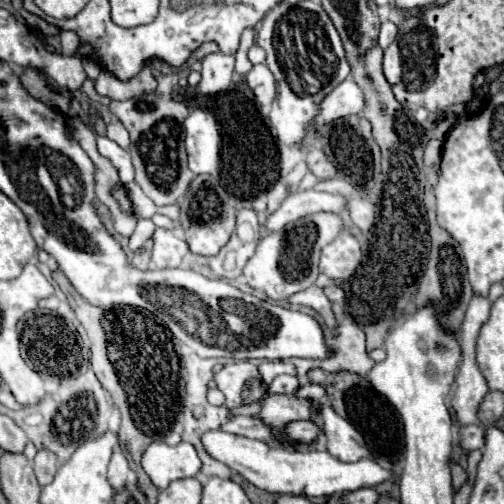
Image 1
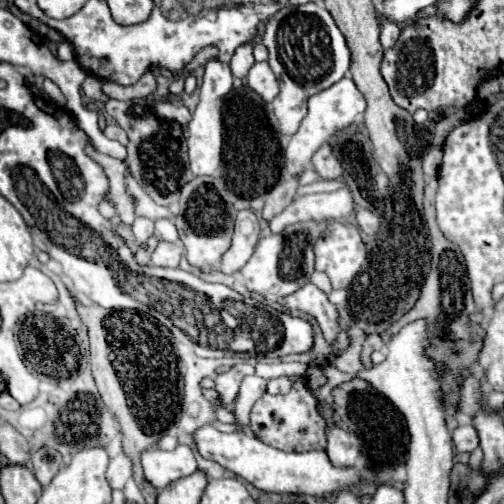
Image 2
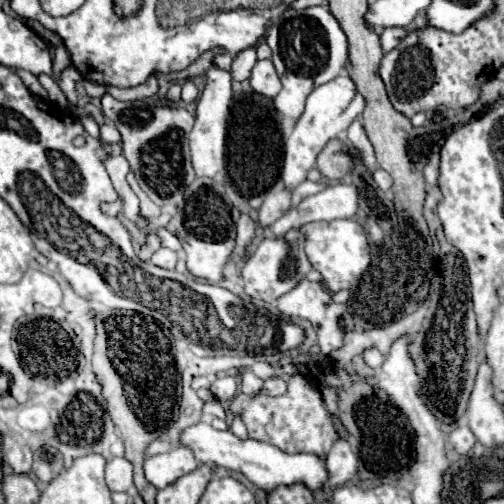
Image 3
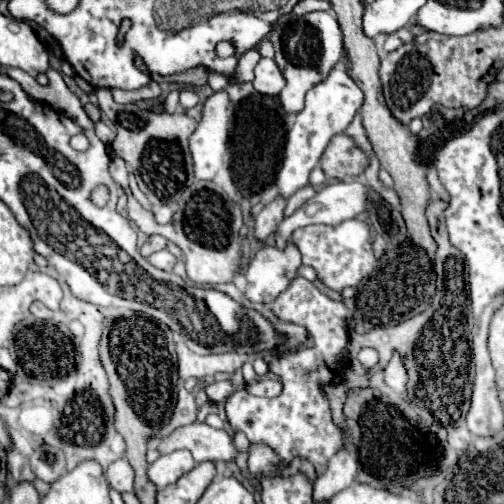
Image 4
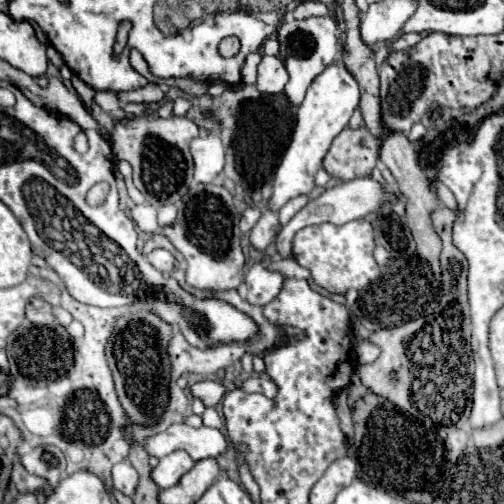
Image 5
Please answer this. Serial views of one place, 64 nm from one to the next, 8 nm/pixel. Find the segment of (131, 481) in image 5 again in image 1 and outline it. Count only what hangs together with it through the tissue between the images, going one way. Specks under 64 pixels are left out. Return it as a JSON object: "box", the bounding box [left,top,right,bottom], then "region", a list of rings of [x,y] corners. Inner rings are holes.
{"box":[108,452,130,490],"region":[[[122,452],[112,454],[110,466],[108,466],[108,480],[110,480],[110,484],[112,484],[116,490],[122,490],[122,488],[126,486],[128,472],[130,472],[130,466],[128,466],[126,456],[124,456]]]}

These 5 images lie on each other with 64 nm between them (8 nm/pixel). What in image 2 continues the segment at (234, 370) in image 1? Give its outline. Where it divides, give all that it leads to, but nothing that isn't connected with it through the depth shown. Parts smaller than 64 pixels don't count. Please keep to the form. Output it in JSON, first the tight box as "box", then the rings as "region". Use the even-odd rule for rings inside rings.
{"box":[214,362,254,404],"region":[[[240,362],[236,366],[232,366],[228,372],[220,374],[216,378],[216,386],[214,390],[220,394],[222,398],[222,404],[232,404],[236,400],[236,394],[238,394],[238,388],[240,388],[240,382],[244,376],[248,374],[254,374],[254,366],[250,366],[248,362]]]}

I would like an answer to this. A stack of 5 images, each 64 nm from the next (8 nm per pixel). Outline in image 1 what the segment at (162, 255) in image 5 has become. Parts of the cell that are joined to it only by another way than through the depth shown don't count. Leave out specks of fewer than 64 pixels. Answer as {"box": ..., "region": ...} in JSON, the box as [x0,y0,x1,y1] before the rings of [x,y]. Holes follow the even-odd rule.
{"box":[152,228,188,268],"region":[[[158,228],[152,236],[152,268],[178,268],[182,258],[188,254],[188,244],[174,236],[170,230]]]}

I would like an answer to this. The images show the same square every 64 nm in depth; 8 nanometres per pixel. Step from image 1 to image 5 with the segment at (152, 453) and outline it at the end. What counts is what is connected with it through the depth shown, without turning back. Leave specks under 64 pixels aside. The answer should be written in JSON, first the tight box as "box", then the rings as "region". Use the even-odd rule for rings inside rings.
{"box":[152,450,194,490],"region":[[[176,450],[164,458],[160,458],[158,466],[152,470],[152,480],[164,490],[174,484],[194,466],[194,460],[184,450]]]}

